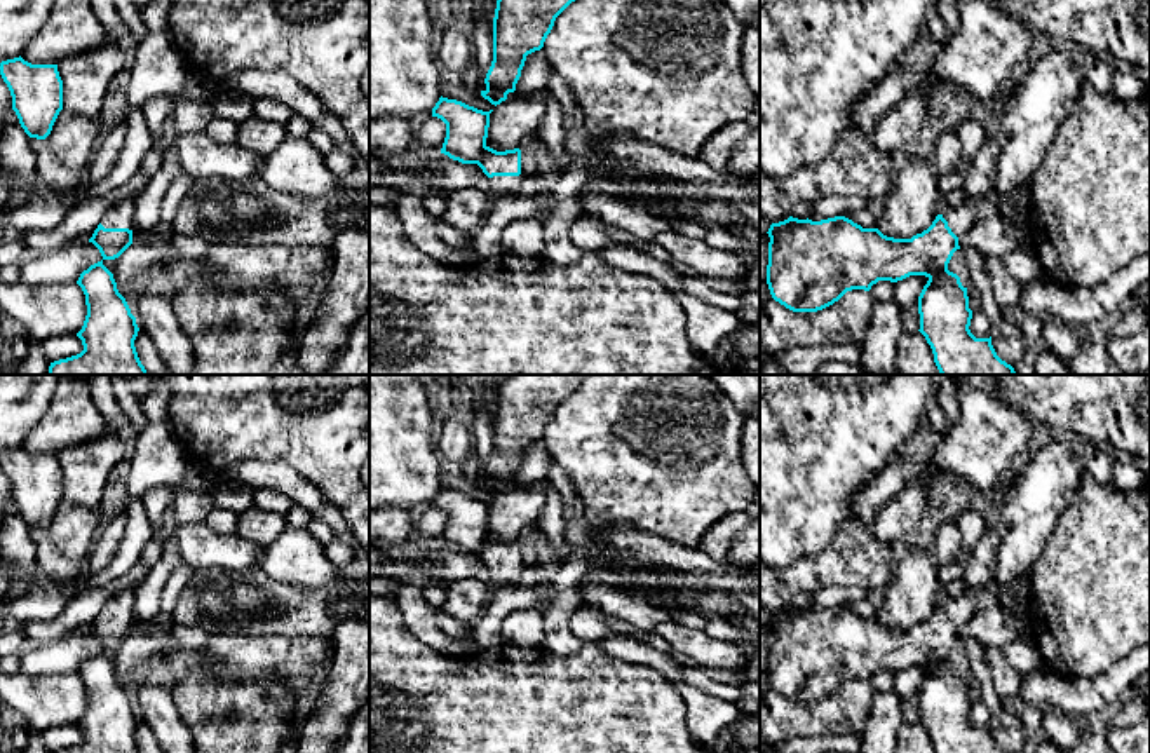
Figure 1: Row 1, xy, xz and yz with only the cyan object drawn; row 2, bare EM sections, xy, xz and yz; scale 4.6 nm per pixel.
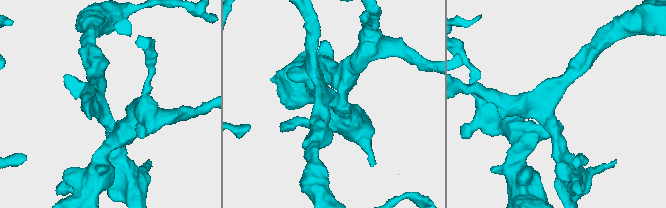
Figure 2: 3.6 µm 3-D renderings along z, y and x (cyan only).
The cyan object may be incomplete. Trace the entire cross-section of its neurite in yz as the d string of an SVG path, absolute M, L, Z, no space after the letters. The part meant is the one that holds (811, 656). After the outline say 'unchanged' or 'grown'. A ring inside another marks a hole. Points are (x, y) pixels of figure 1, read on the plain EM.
M965 589L957 598L946 598L932 615L911 629L894 629L878 619L862 619L845 607L821 612L789 607L768 619L767 675L775 692L793 702L817 702L838 692L847 682L869 682L878 671L897 673L910 666L925 666L929 671L918 687L920 723L932 739L934 753L1005 753L990 729L976 729L969 716L967 678L948 661L958 629L990 600L986 589Z; grown

